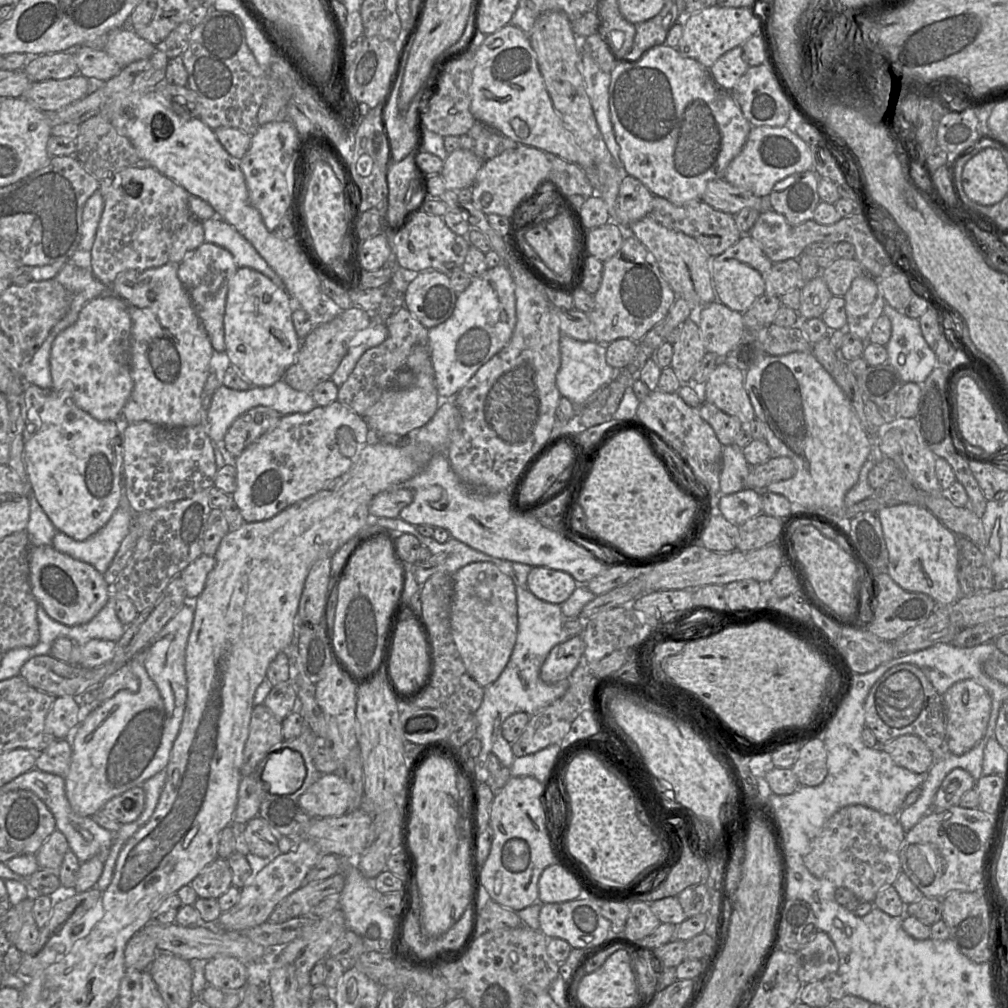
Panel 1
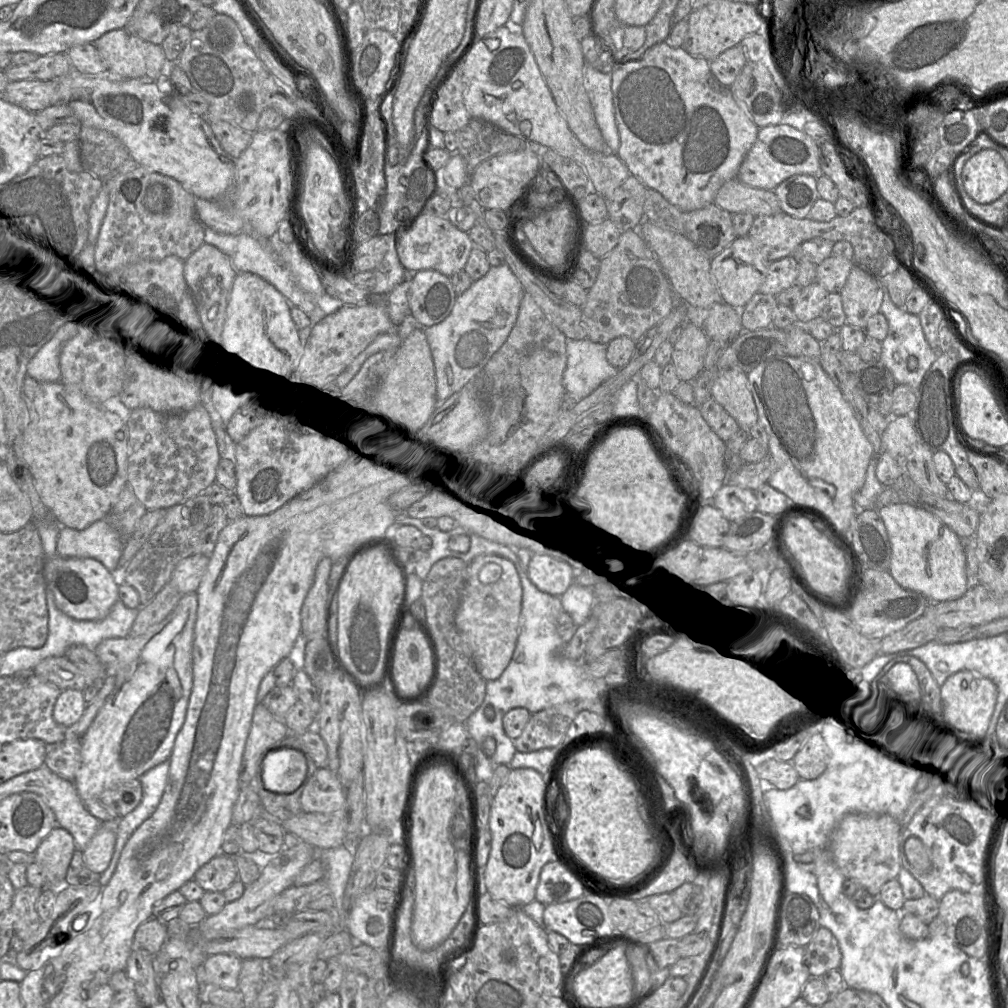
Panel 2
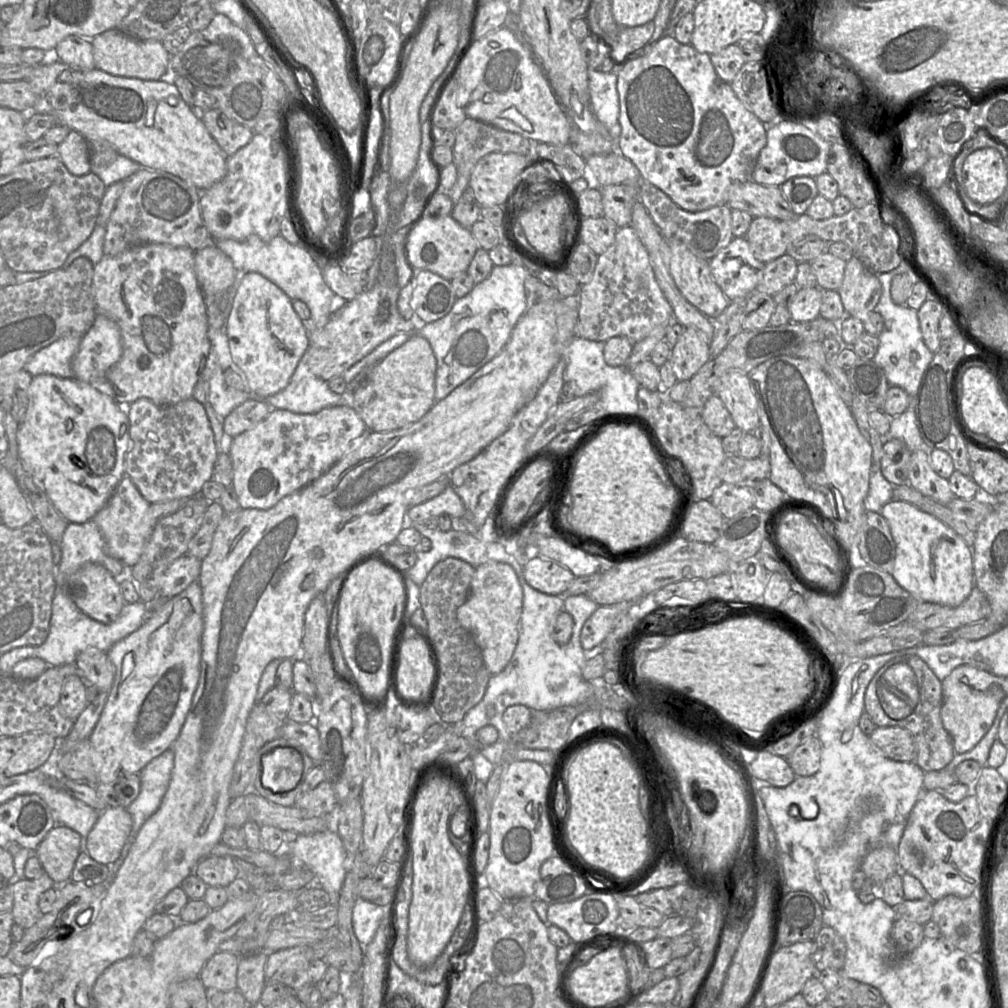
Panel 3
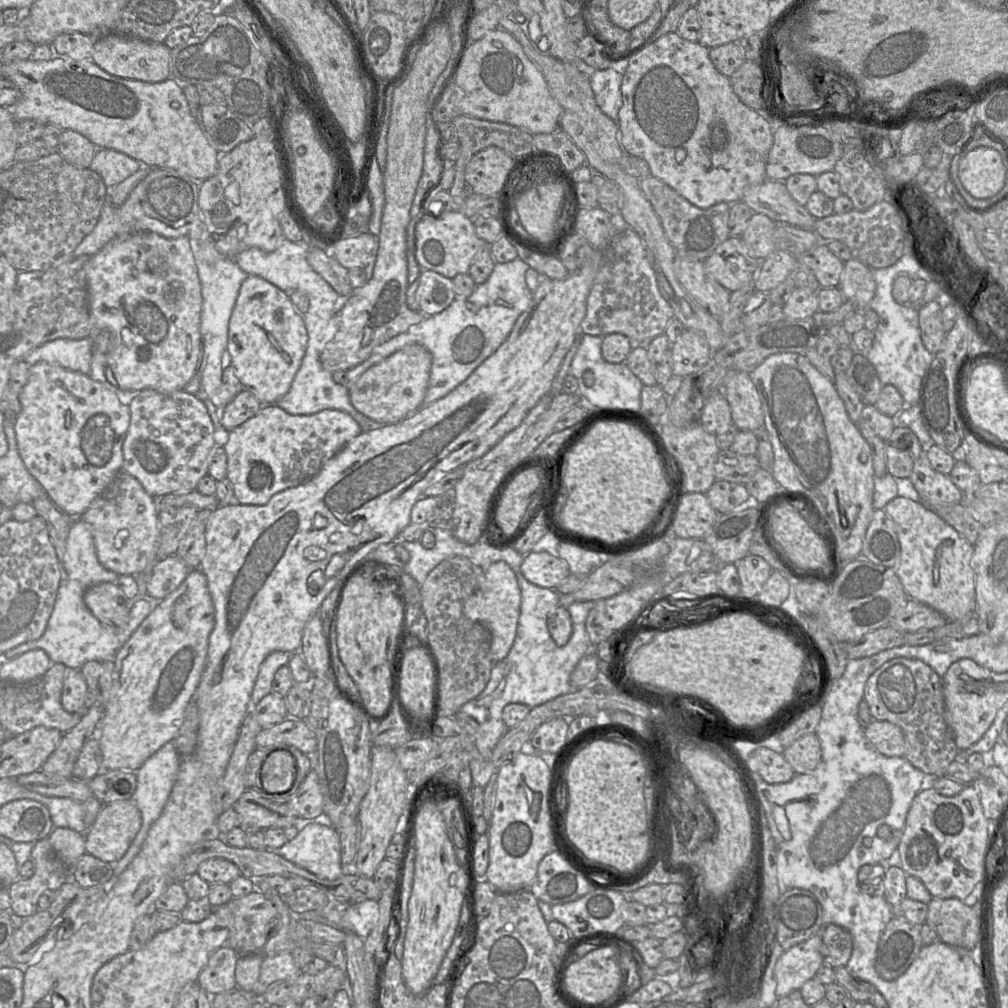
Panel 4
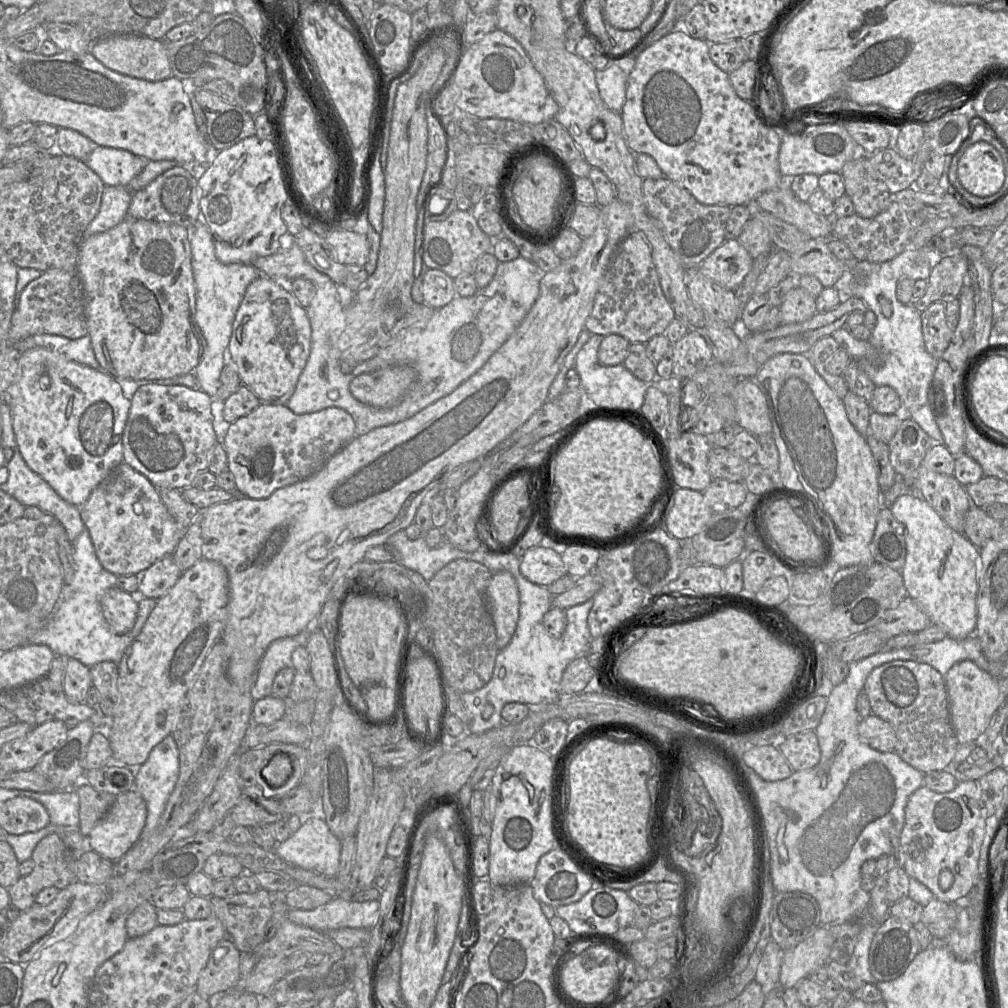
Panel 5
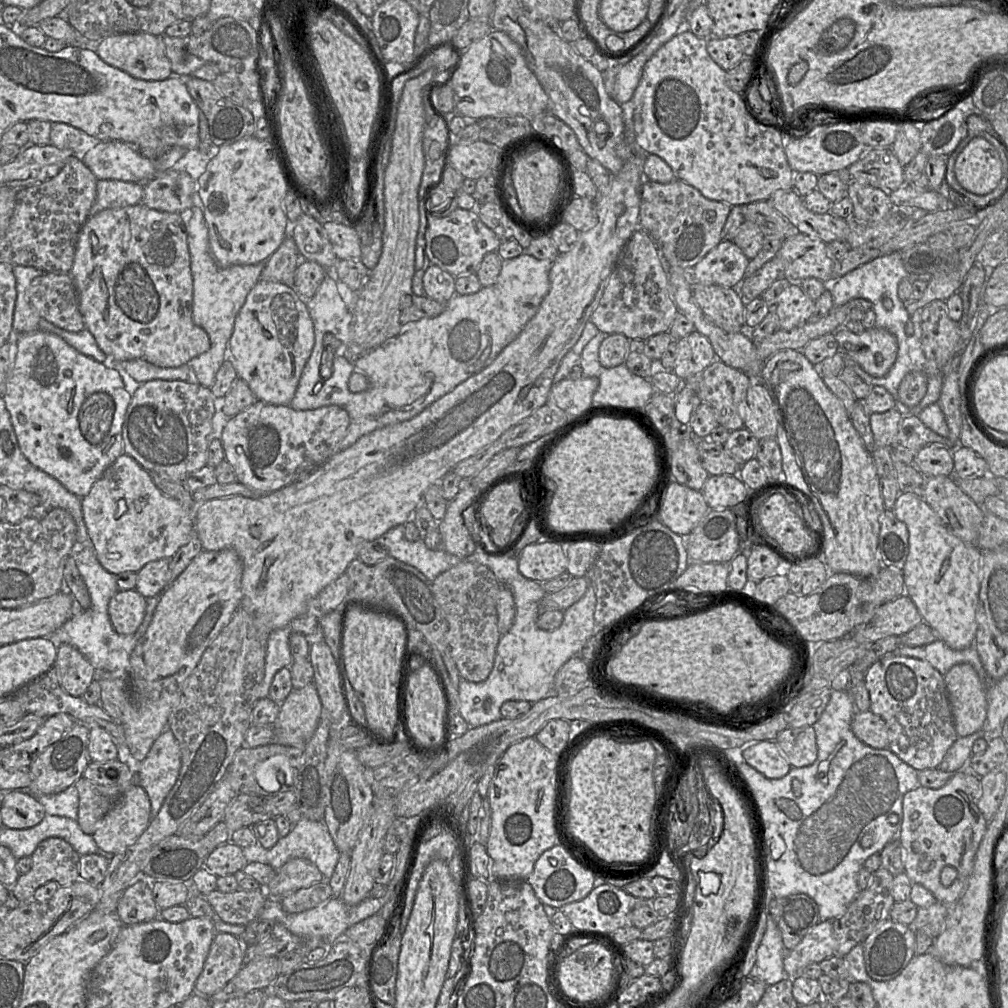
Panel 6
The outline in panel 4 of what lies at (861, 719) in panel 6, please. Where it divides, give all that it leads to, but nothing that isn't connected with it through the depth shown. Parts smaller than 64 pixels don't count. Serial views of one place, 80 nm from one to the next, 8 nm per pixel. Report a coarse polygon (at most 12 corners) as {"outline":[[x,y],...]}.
{"outline":[[873,720],[865,736],[886,757],[902,757],[902,729]]}

